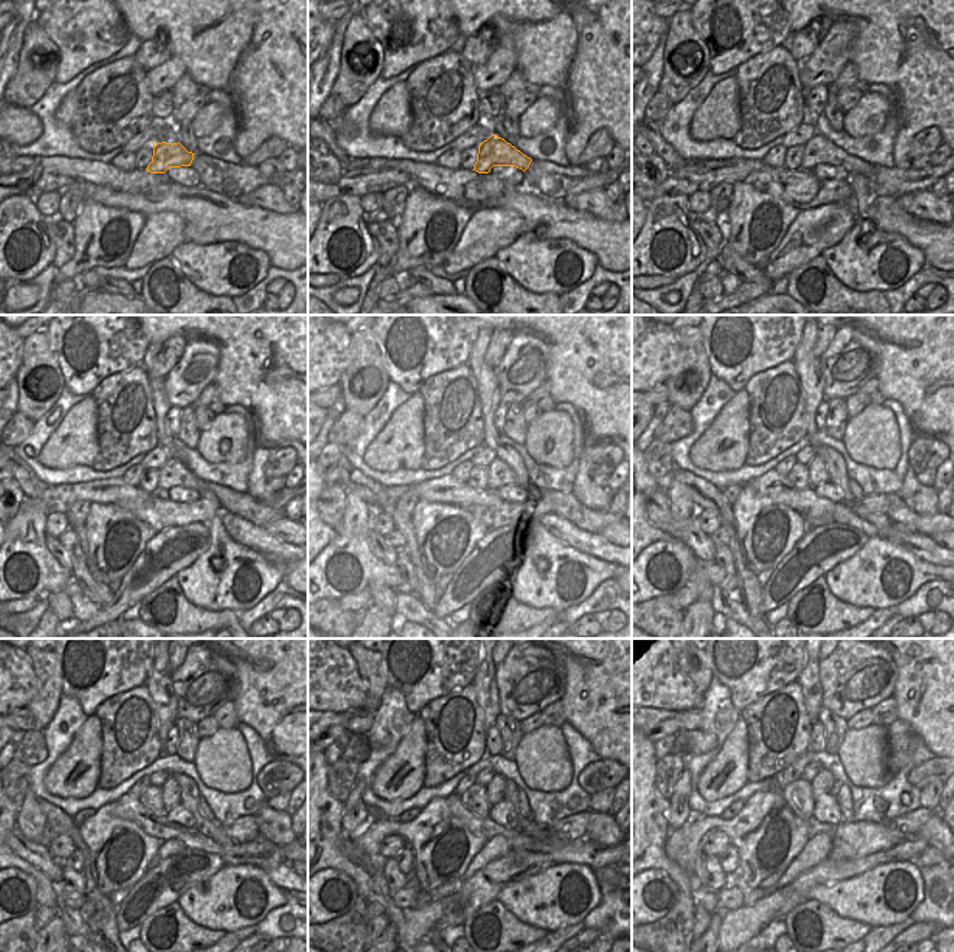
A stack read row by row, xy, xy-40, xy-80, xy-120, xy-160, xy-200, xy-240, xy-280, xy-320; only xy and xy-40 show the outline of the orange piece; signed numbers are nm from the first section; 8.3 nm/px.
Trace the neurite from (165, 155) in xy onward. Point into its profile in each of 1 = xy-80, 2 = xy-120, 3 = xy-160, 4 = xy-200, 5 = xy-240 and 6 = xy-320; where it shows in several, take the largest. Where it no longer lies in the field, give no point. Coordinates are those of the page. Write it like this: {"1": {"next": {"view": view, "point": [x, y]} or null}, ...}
{"1": {"next": {"view": "xy-80", "point": [818, 149]}}, "2": {"next": {"view": "xy-120", "point": [174, 473]}}, "3": {"next": {"view": "xy-160", "point": [564, 504]}}, "4": {"next": {"view": "xy-200", "point": [925, 525]}}, "5": {"next": {"view": "xy-240", "point": [171, 793]}}, "6": {"next": {"view": "xy-320", "point": [824, 782]}}}

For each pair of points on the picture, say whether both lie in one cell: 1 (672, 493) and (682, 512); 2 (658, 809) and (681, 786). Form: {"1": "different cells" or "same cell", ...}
{"1": "same cell", "2": "different cells"}

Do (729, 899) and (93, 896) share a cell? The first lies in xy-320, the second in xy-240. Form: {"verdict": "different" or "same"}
{"verdict": "different"}

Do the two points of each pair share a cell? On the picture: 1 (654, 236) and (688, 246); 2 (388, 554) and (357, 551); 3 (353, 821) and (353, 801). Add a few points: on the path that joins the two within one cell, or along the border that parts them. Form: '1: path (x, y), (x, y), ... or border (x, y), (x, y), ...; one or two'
1: path (662, 243), (680, 243); one
2: border (369, 528), (370, 551), (393, 567); two
3: path (353, 816), (353, 805); one

